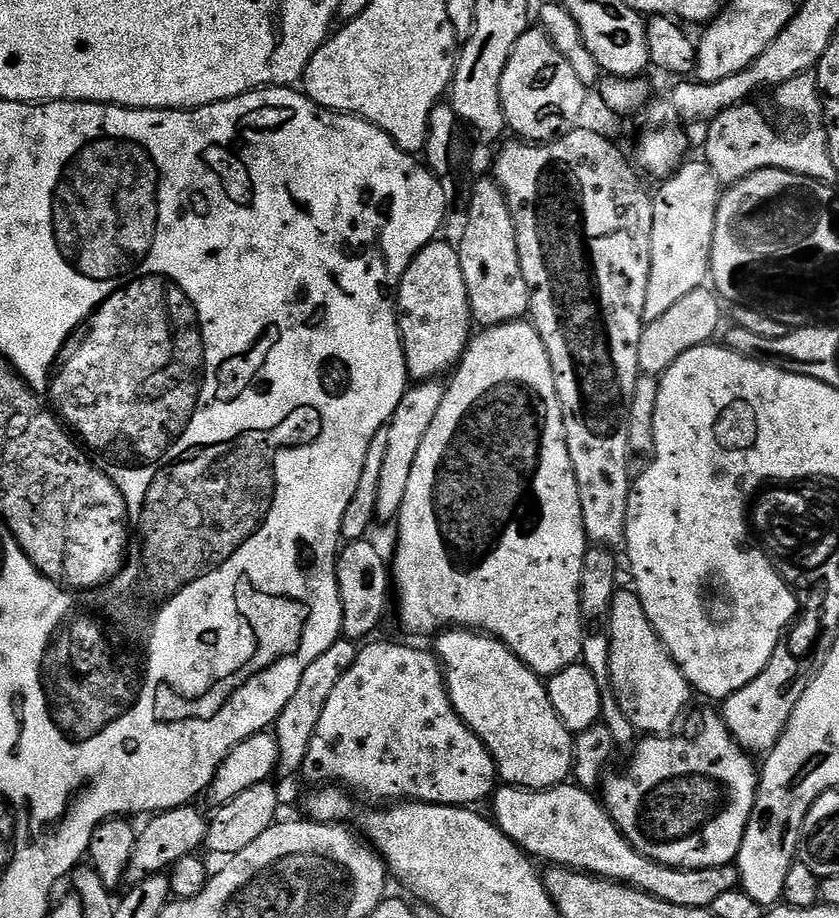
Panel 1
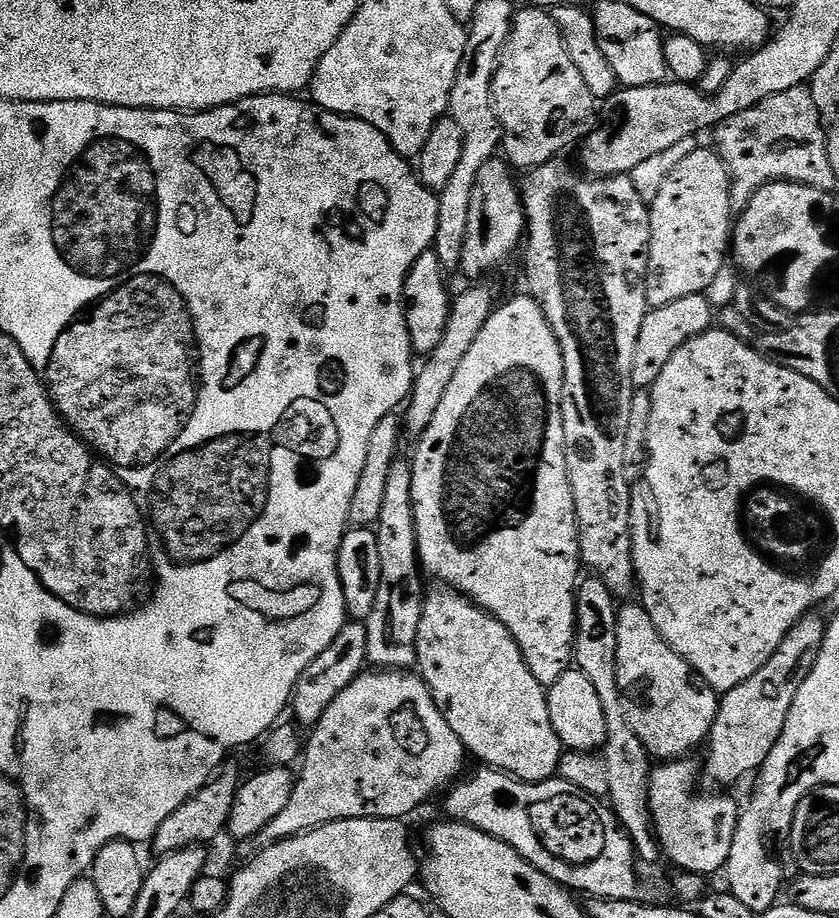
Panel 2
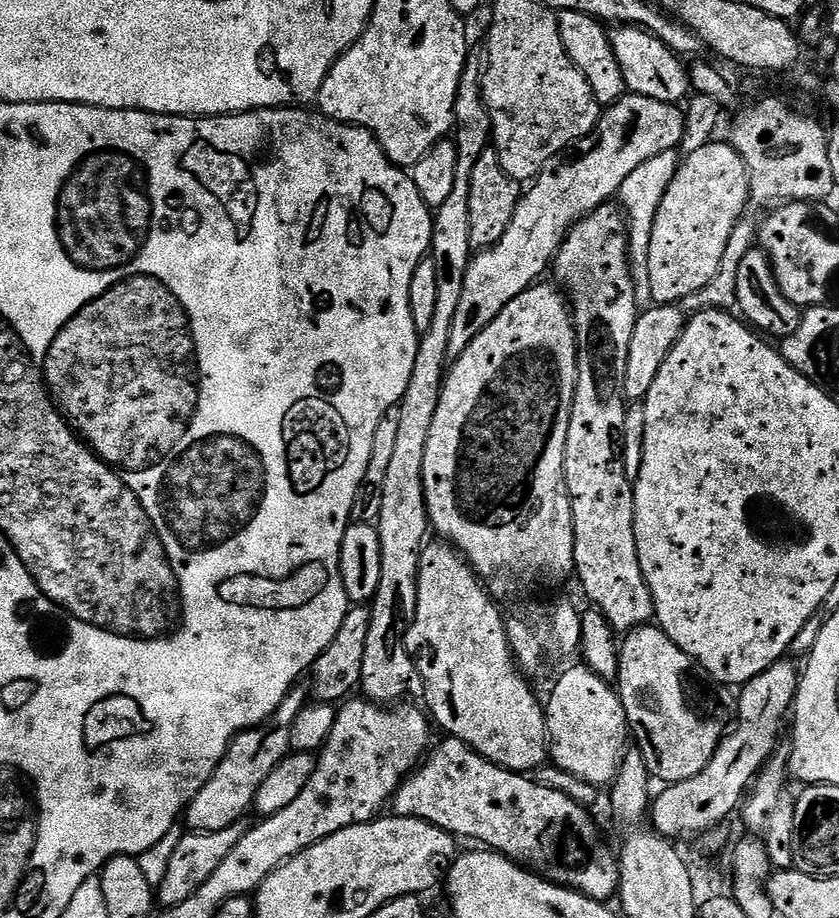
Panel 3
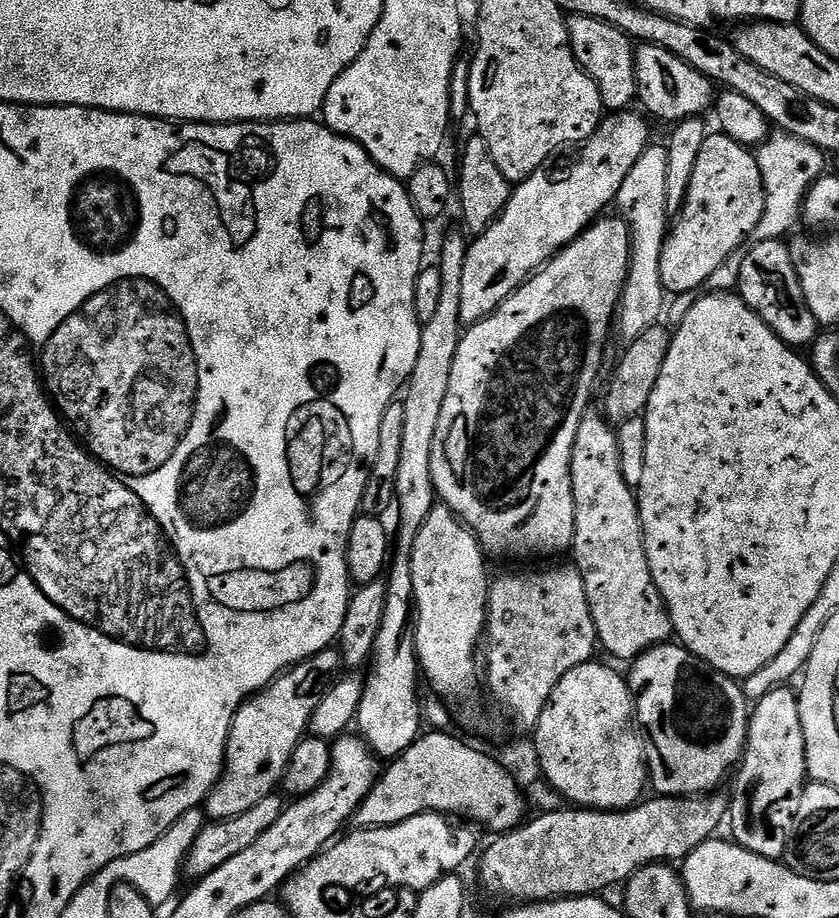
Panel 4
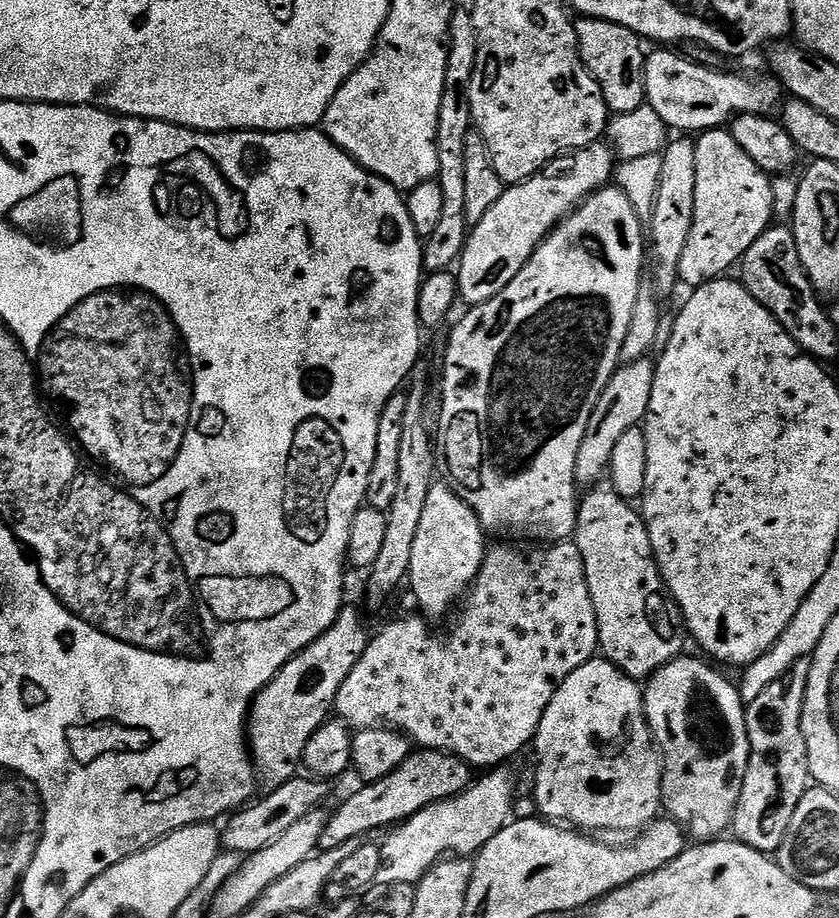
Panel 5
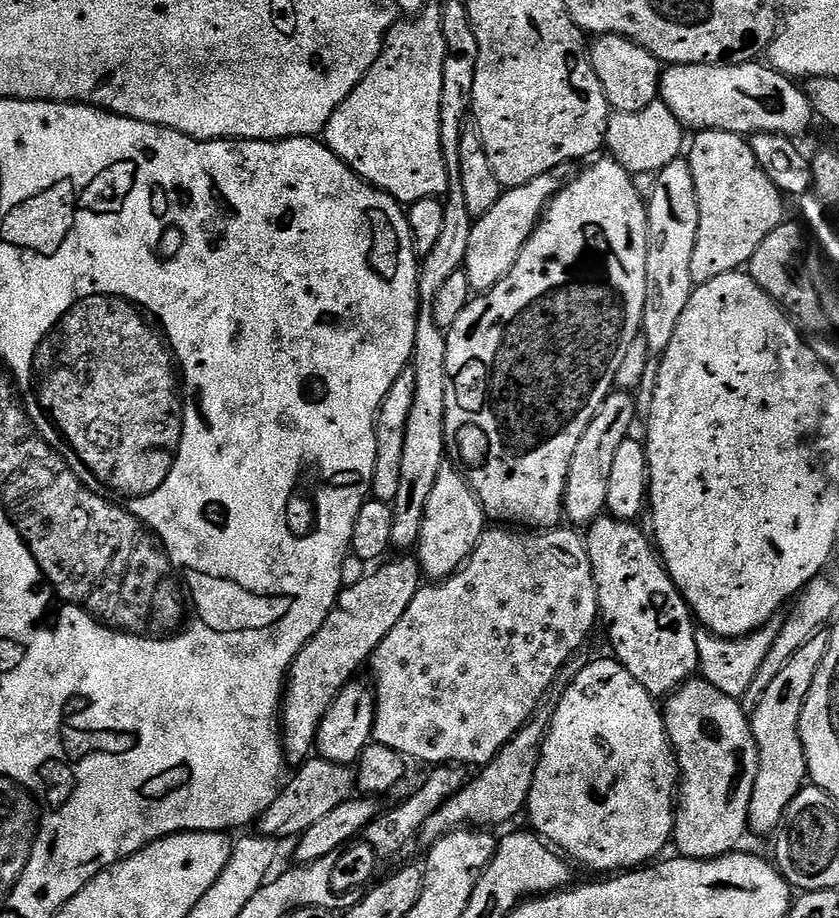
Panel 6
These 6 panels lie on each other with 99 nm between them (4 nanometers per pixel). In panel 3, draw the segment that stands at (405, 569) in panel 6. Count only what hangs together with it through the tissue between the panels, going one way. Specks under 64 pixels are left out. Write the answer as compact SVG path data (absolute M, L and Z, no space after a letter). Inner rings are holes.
M294 686L288 696L278 706L275 716L260 725L259 728L247 728L230 742L222 762L216 767L216 773L198 790L198 794L188 803L186 809L187 827L198 832L217 832L226 830L231 824L239 824L255 805L258 786L266 782L270 770L278 766L289 755L292 747L292 727L294 718L309 703L310 692L307 687Z

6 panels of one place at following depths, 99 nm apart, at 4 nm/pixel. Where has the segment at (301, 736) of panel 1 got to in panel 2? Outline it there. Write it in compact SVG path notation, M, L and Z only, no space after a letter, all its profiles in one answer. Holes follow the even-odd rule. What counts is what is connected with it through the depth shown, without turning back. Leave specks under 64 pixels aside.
M345 623L344 628L338 630L338 638L334 638L334 642L330 642L330 646L326 646L326 650L322 650L322 654L318 654L318 658L314 658L314 662L310 662L306 670L302 670L302 678L298 678L290 701L290 712L296 715L295 723L301 729L315 728L322 714L326 714L326 710L334 702L334 698L338 698L338 694L342 694L342 690L346 690L346 686L350 686L350 682L354 682L354 678L358 678L365 671L368 664L367 633L367 623Z

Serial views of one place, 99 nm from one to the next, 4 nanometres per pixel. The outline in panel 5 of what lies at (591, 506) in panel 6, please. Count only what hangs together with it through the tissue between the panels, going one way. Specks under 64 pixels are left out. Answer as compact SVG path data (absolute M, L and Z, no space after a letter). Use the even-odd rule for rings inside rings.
M648 358L621 364L610 378L606 390L602 390L602 398L598 398L598 406L594 406L582 446L578 446L576 482L581 489L587 490L605 479L614 445L621 440L622 434L626 434L626 430L643 425L650 406L650 390L654 390L655 373L656 365Z

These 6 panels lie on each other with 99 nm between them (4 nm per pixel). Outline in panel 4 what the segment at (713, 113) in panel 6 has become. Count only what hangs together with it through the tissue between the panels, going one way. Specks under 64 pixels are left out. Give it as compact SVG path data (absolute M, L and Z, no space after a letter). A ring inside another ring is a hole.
M640 44L636 48L636 94L639 103L644 103L643 111L649 117L657 116L671 122L703 117L703 112L707 108L709 111L714 104L712 81L698 74L698 70L686 66L682 58L653 44Z

